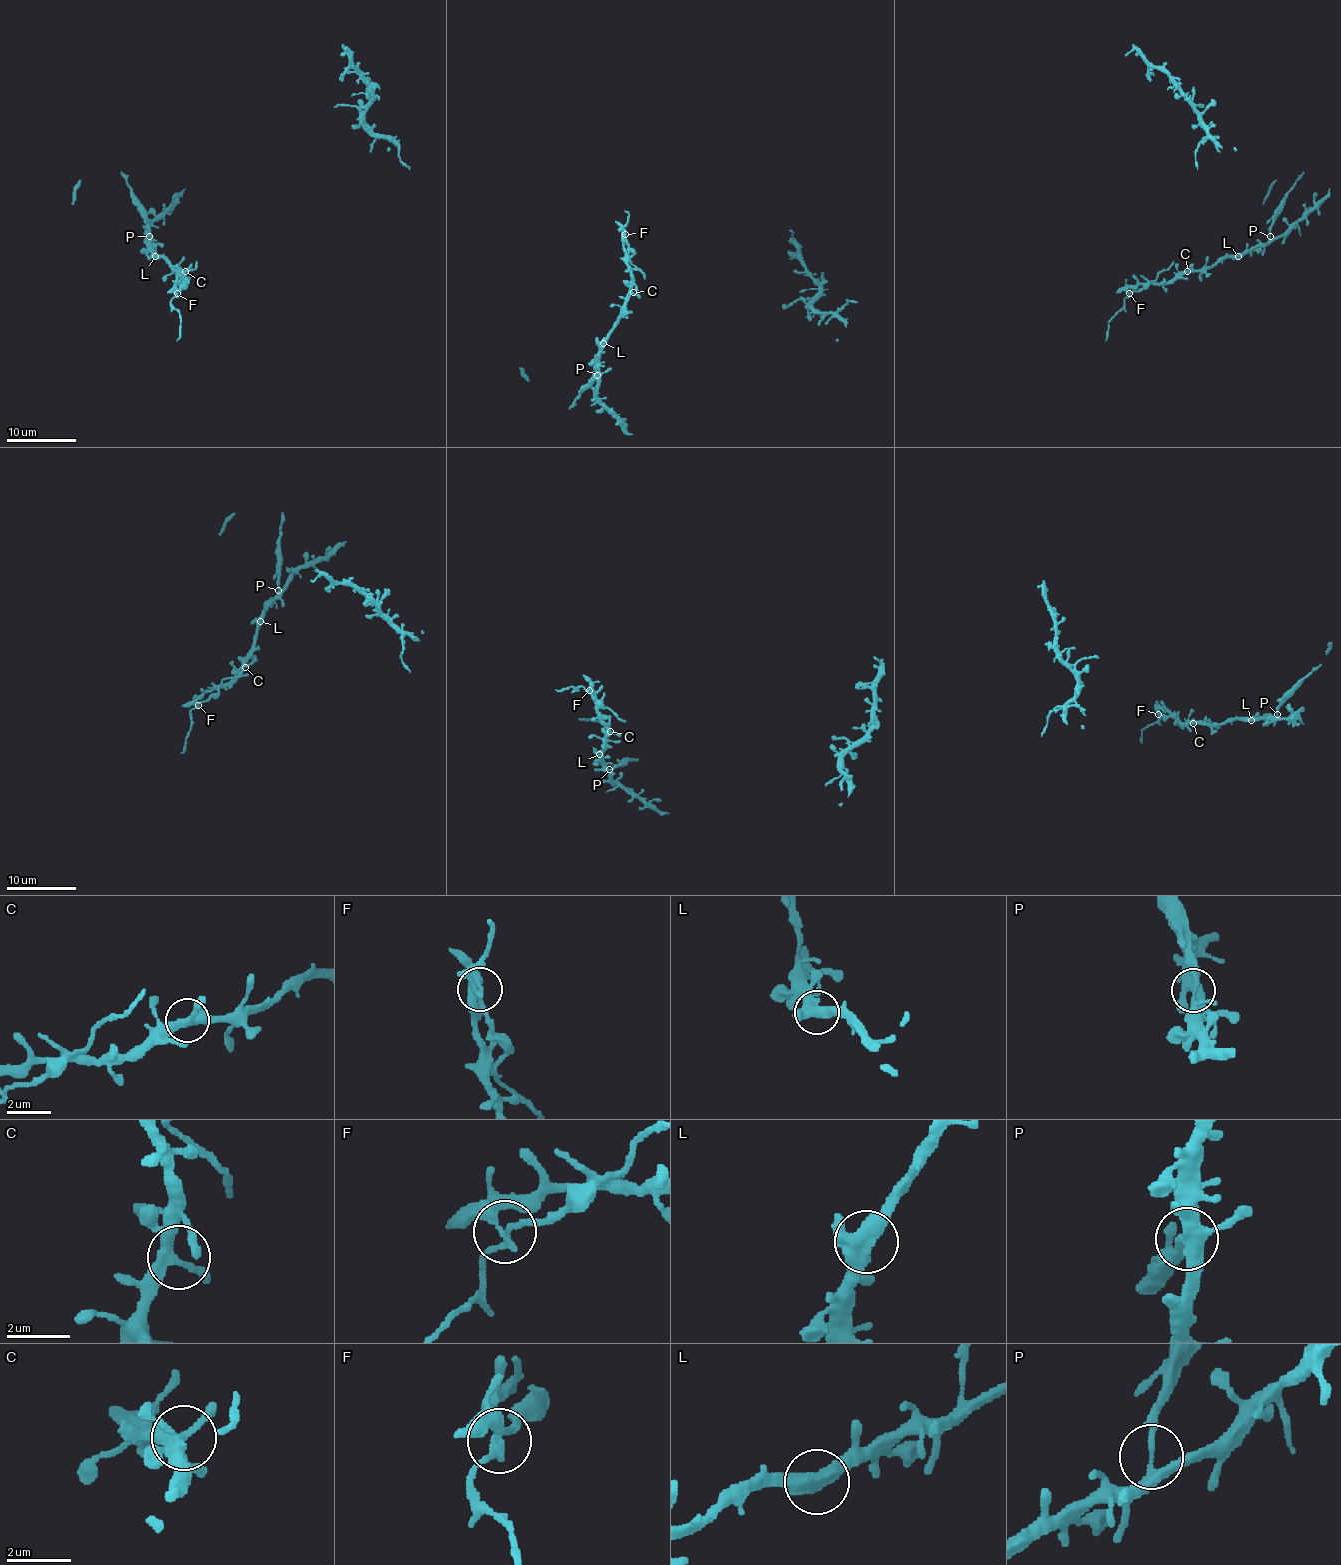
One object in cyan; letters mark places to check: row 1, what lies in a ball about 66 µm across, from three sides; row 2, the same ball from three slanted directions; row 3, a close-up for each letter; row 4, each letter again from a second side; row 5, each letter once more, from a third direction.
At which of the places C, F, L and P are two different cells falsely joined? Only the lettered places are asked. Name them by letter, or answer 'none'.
F, P

